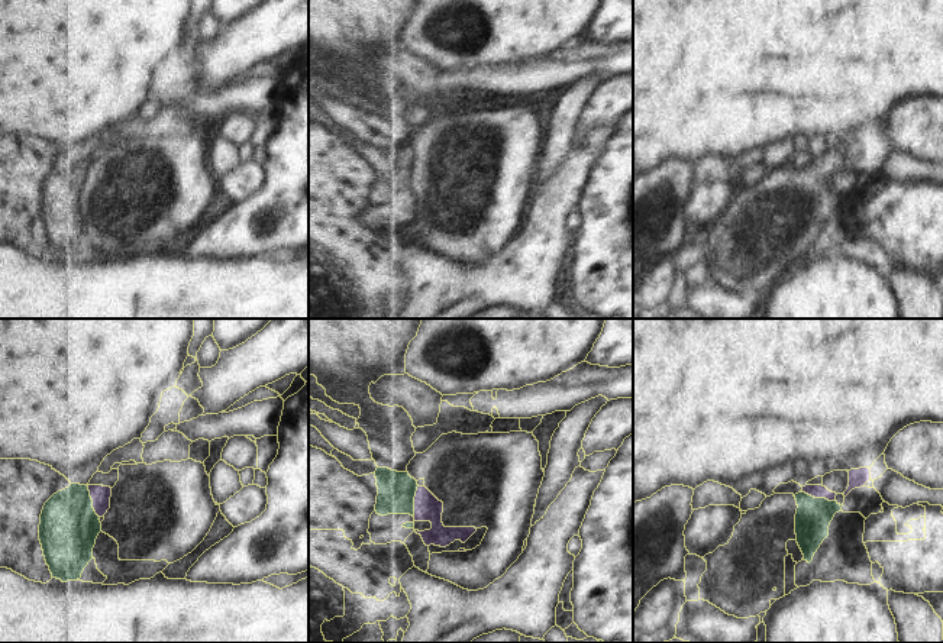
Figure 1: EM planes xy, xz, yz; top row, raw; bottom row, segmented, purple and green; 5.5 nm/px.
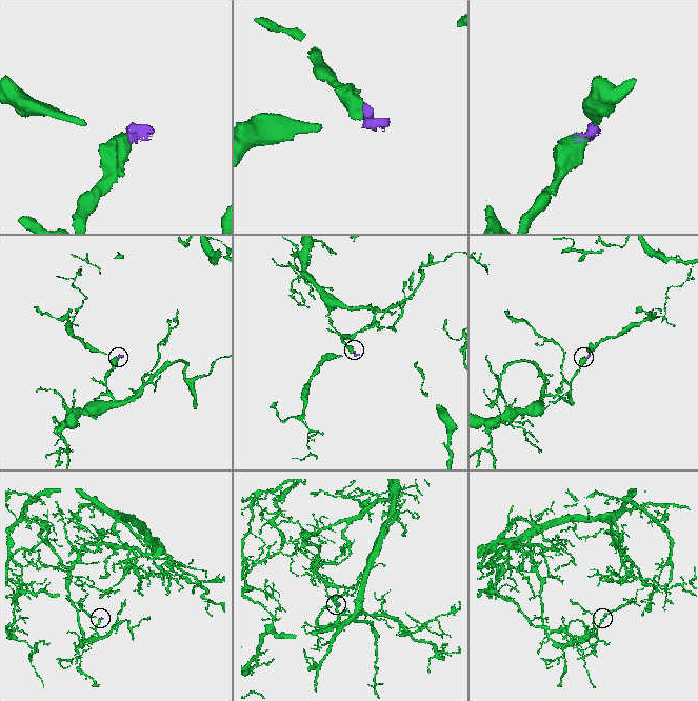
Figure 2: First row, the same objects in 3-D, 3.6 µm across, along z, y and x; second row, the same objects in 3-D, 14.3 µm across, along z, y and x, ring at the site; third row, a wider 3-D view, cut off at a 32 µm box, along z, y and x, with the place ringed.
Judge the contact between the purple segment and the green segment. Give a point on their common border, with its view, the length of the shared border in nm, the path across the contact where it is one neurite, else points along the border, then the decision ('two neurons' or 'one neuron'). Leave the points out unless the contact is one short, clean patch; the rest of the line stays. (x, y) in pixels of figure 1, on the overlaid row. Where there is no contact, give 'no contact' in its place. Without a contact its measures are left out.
meets purple in yz at (819, 497); contact 200 nm long; border along yz (801, 490), (814, 497), (835, 500); two neurons

